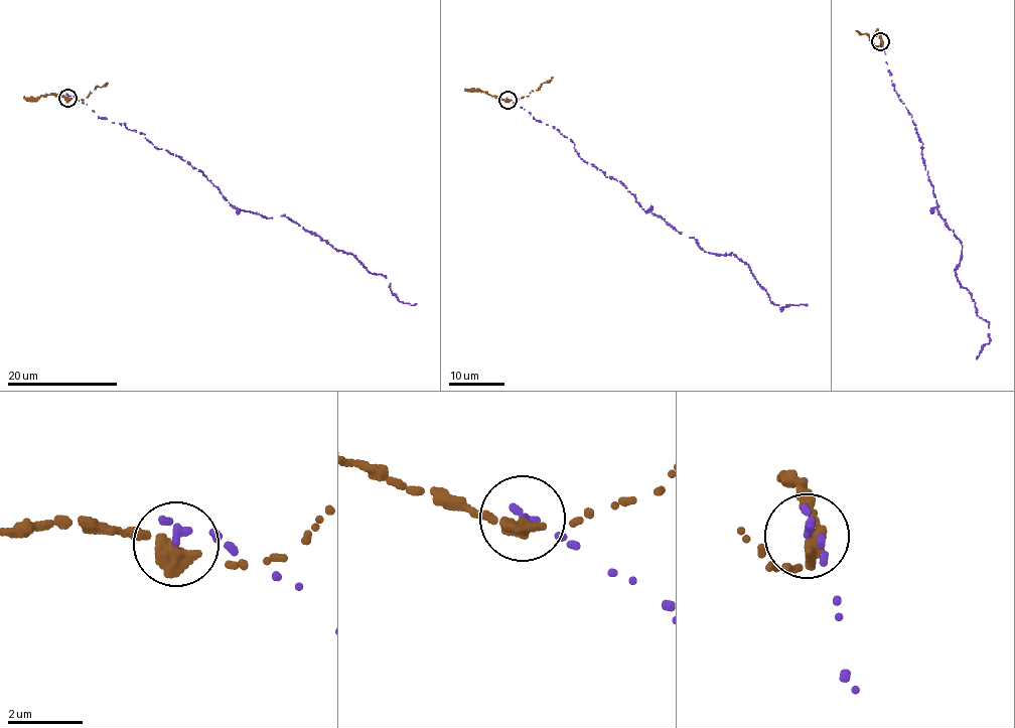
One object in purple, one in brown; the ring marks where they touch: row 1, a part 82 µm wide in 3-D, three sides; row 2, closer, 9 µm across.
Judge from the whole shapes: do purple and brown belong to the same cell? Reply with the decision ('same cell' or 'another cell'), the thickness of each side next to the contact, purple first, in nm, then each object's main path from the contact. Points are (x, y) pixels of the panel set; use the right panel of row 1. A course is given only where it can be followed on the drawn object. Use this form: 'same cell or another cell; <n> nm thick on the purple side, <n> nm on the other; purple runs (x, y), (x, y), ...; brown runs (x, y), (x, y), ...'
another cell; 200 nm thick on the purple side, 340 nm on the other; purple runs (881, 41), (922, 144), (937, 214), (962, 246), (954, 270), (959, 284), (989, 323), (989, 342), (978, 357); brown runs (881, 42), (874, 46), (869, 36), (856, 31)

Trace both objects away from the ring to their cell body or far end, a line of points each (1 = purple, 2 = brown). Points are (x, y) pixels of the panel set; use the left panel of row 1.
1: (67, 97), (184, 160), (233, 206), (268, 219), (285, 215), (382, 275), (400, 301), (416, 303)
2: (67, 98), (84, 100), (96, 88), (108, 83)

